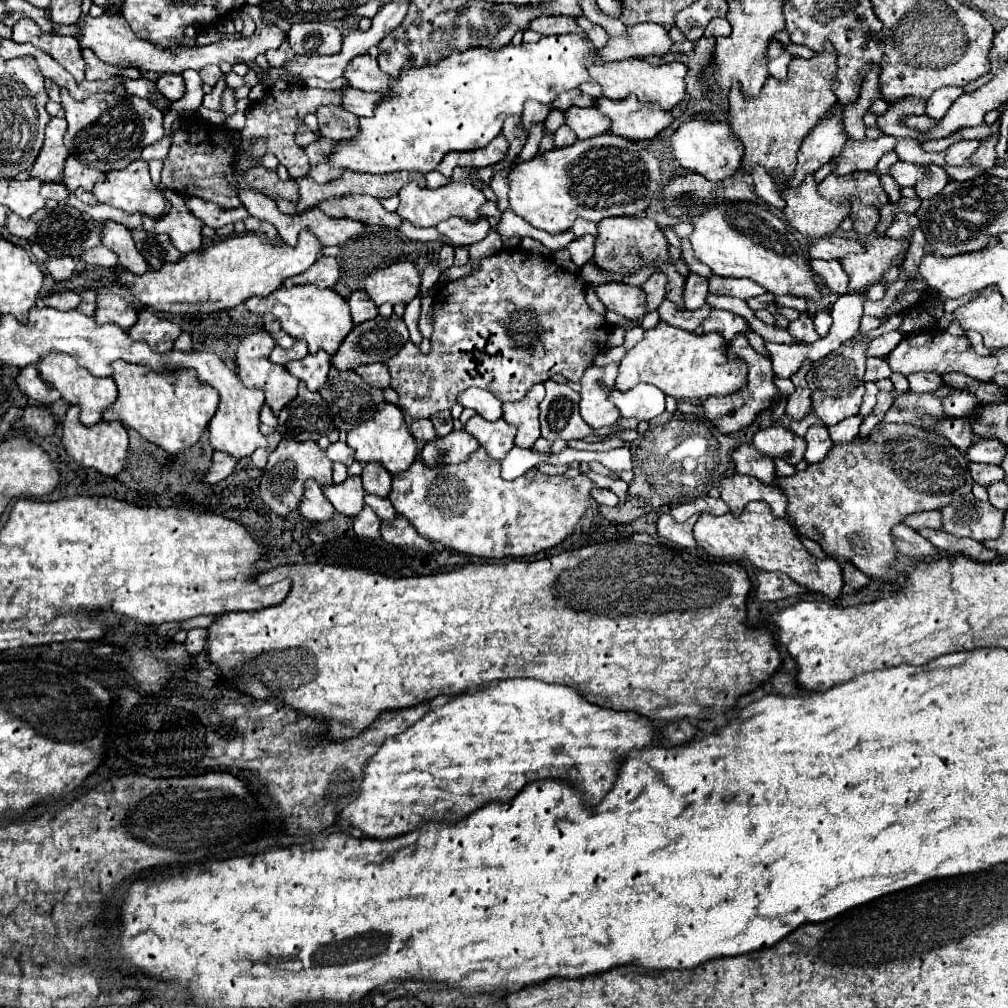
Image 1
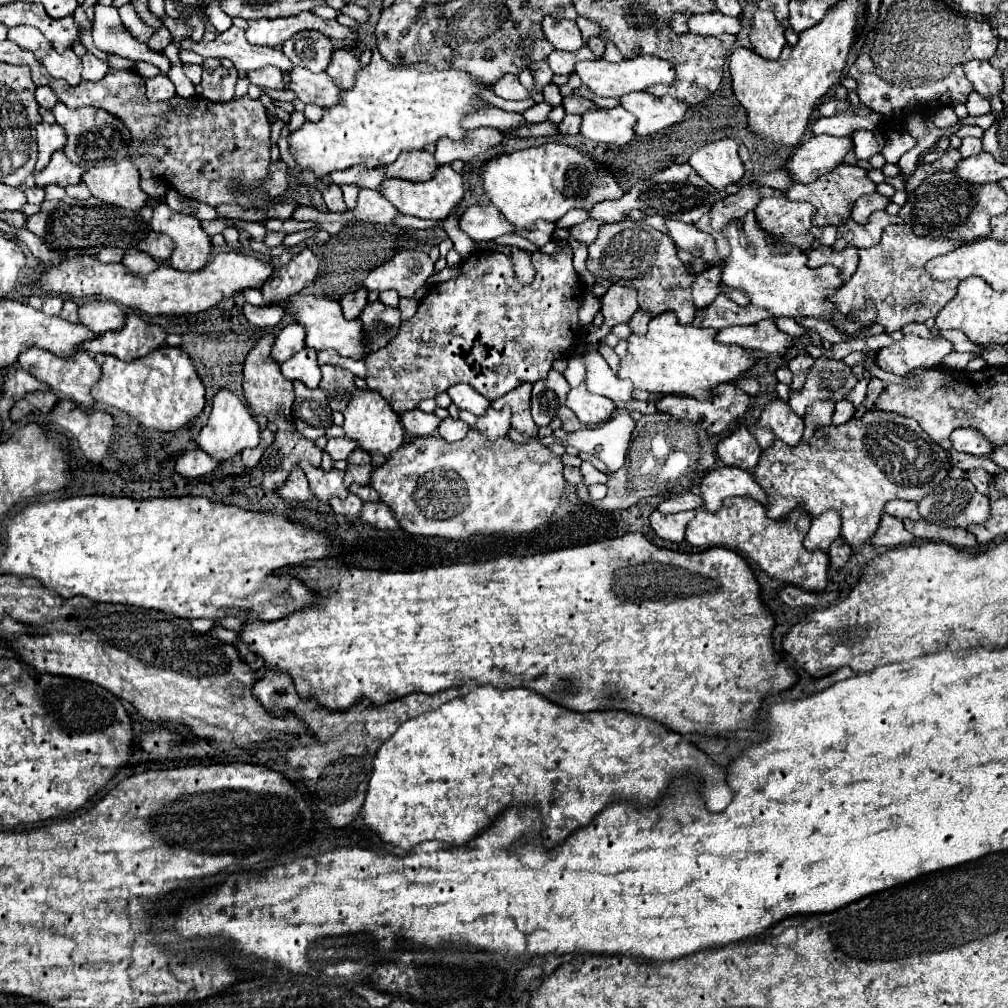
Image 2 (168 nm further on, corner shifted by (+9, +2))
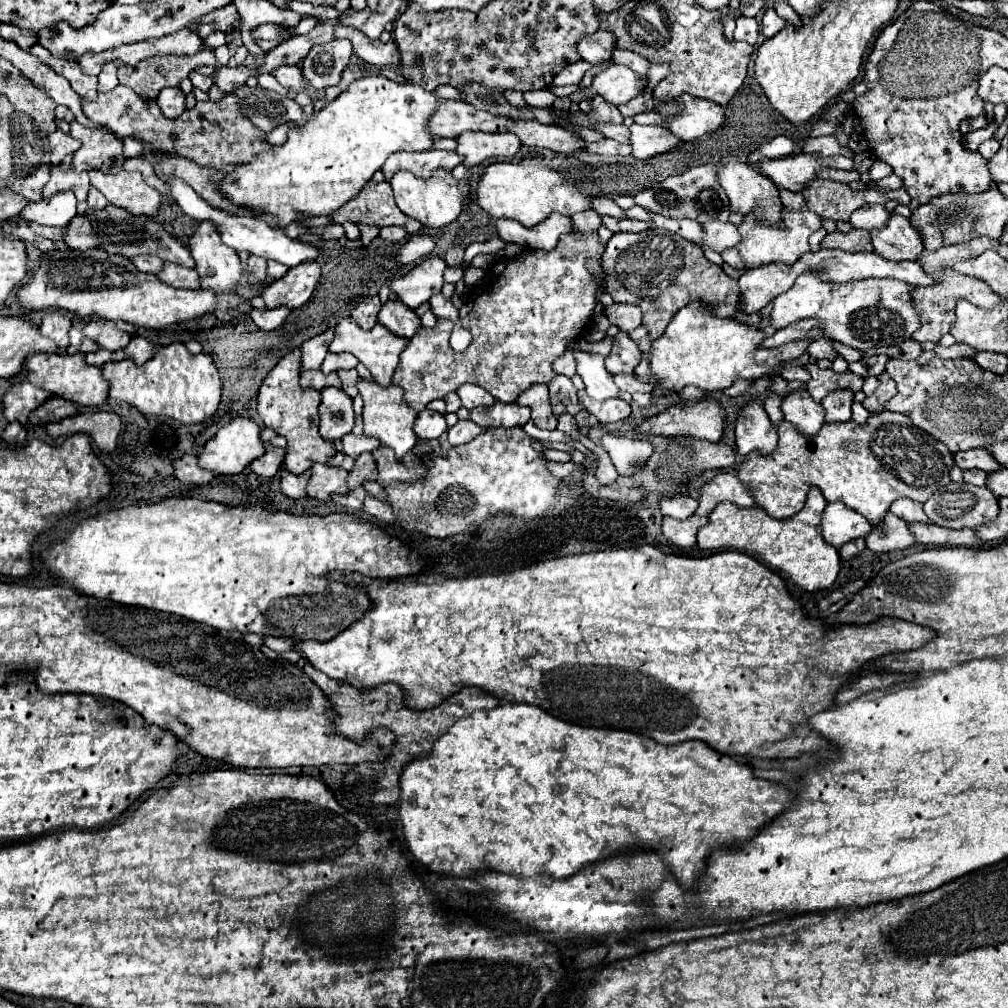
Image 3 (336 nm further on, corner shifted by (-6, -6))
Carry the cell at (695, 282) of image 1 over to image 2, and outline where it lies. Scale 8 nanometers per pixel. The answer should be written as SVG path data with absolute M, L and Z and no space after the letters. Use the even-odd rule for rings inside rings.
M722 263L714 265L712 269L708 269L696 277L696 283L692 285L692 297L694 297L696 307L708 307L720 295L722 267L724 267Z

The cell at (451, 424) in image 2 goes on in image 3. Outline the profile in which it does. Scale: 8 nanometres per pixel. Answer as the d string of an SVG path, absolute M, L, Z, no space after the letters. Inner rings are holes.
M457 421L457 425L453 425L447 435L449 435L449 443L451 445L465 445L469 441L473 441L477 435L481 435L485 429L475 425L473 421Z

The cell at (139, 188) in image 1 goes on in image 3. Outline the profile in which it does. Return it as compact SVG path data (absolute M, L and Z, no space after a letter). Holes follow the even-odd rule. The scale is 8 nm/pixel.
M89 171L91 185L97 187L109 203L133 213L153 217L161 205L161 193L149 187L139 171L119 171L117 175L105 175Z

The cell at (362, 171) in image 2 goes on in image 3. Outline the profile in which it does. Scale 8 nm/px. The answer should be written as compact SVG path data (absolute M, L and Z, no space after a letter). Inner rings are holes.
M429 149L427 153L395 153L383 165L383 175L389 181L395 171L411 171L419 179L429 179L435 169L453 171L463 159L455 151L437 151Z

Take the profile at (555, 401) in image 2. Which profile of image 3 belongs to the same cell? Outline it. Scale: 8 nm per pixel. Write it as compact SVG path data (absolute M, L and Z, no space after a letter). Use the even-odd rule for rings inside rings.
M555 375L551 379L549 395L551 395L551 407L553 407L555 417L561 417L563 413L569 413L575 417L583 409L577 397L577 389L573 387L571 379L565 375Z

